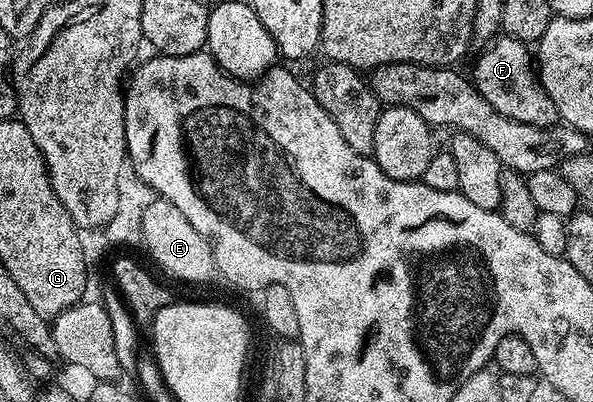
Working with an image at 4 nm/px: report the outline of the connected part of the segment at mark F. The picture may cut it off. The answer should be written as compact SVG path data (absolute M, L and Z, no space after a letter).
M501 34L485 47L488 48L476 59L476 68L470 71L478 93L482 93L482 97L486 97L486 101L490 101L490 105L494 105L494 109L498 109L504 117L539 127L553 126L558 119L554 101L550 101L546 89L540 84L538 67L529 44Z

